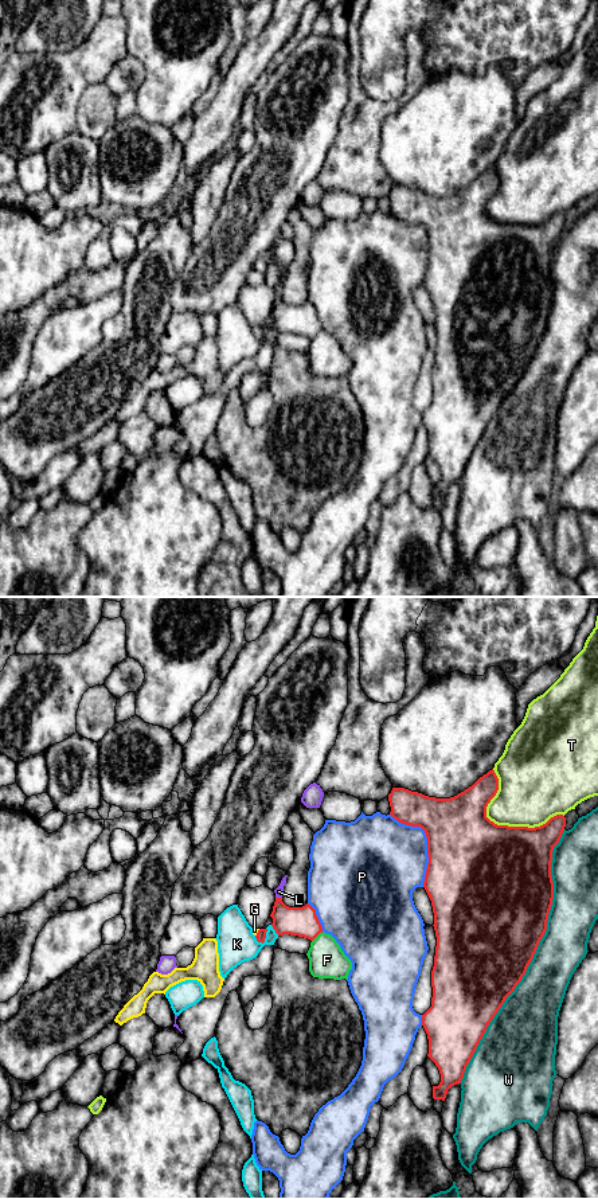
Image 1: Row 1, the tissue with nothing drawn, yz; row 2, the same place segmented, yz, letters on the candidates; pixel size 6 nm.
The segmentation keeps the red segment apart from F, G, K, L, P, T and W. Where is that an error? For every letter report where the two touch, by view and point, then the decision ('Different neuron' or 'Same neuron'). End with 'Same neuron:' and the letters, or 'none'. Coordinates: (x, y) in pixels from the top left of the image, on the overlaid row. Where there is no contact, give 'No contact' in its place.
F: Touches red at yz (317, 934). Different neuron
G: Touches red at yz (257, 933). Same neuron
K: Touches red at yz (265, 937). Different neuron
L: Touches red at yz (278, 898). Different neuron
P: Touches red at yz (428, 842). Different neuron
T: Touches red at yz (501, 825). Different neuron
W: Touches red at yz (532, 956). Different neuron
Same neuron: G

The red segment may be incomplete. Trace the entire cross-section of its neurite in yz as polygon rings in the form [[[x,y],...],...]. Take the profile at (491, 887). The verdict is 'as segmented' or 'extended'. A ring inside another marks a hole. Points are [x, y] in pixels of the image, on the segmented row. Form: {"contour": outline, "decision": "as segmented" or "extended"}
{"contour": [[[492,769],[450,798],[429,797],[404,788],[392,788],[388,794],[390,815],[402,824],[421,827],[427,837],[429,863],[423,887],[433,906],[437,946],[431,970],[431,1007],[422,1015],[422,1026],[429,1039],[427,1057],[441,1074],[439,1085],[433,1086],[434,1100],[445,1101],[447,1090],[461,1083],[489,1023],[525,975],[547,930],[552,906],[552,851],[562,837],[566,817],[556,815],[535,828],[497,825],[486,817],[486,807],[497,790],[499,778]]], "decision": "as segmented"}

